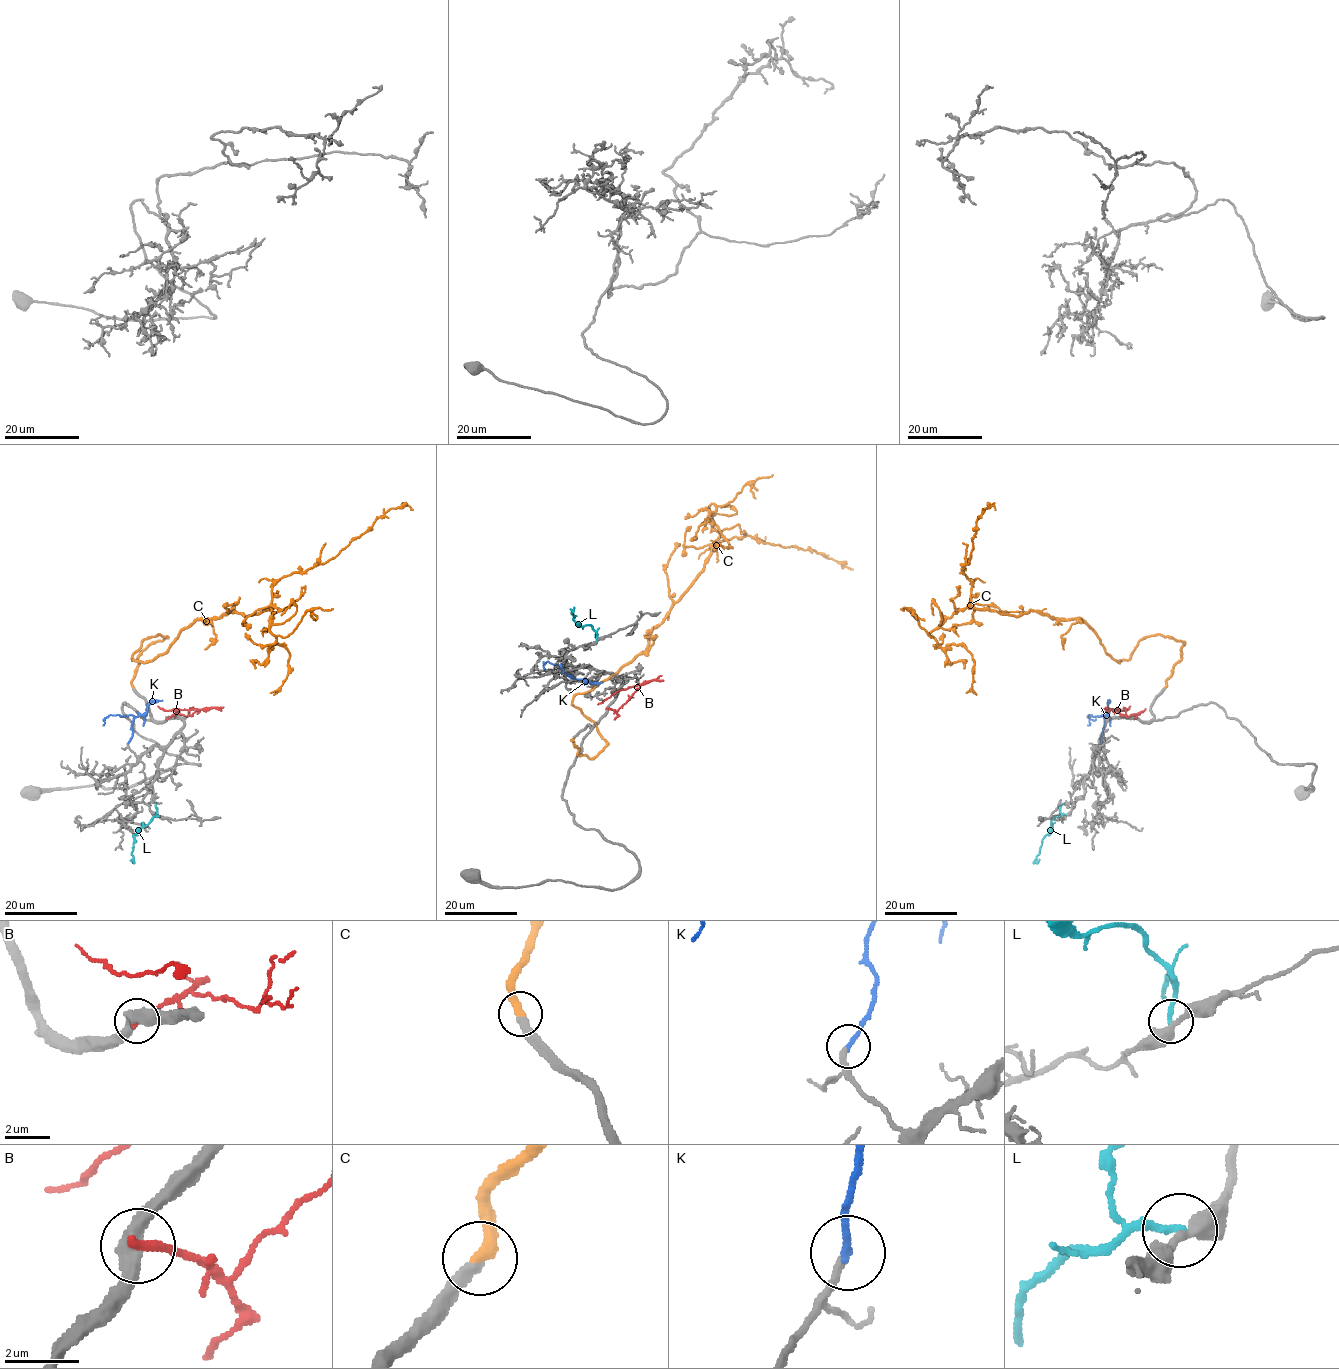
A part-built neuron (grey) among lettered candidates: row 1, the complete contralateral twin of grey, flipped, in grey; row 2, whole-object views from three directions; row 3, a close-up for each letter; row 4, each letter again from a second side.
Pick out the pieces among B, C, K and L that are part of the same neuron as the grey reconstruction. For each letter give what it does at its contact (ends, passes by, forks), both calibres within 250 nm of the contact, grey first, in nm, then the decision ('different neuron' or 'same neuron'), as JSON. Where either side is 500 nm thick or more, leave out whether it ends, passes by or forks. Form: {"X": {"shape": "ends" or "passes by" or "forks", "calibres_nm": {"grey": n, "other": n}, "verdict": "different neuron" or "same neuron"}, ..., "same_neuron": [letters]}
{"B": {"shape": "ends", "calibres_nm": {"grey": 440, "other": 240}, "verdict": "different neuron"}, "C": {"shape": "ends", "calibres_nm": {"grey": 340, "other": 400}, "verdict": "same neuron"}, "K": {"shape": "ends", "calibres_nm": {"grey": 220, "other": 200}, "verdict": "same neuron"}, "L": {"shape": "ends", "calibres_nm": {"grey": 340, "other": 200}, "verdict": "different neuron"}, "same_neuron": ["C", "K"]}

